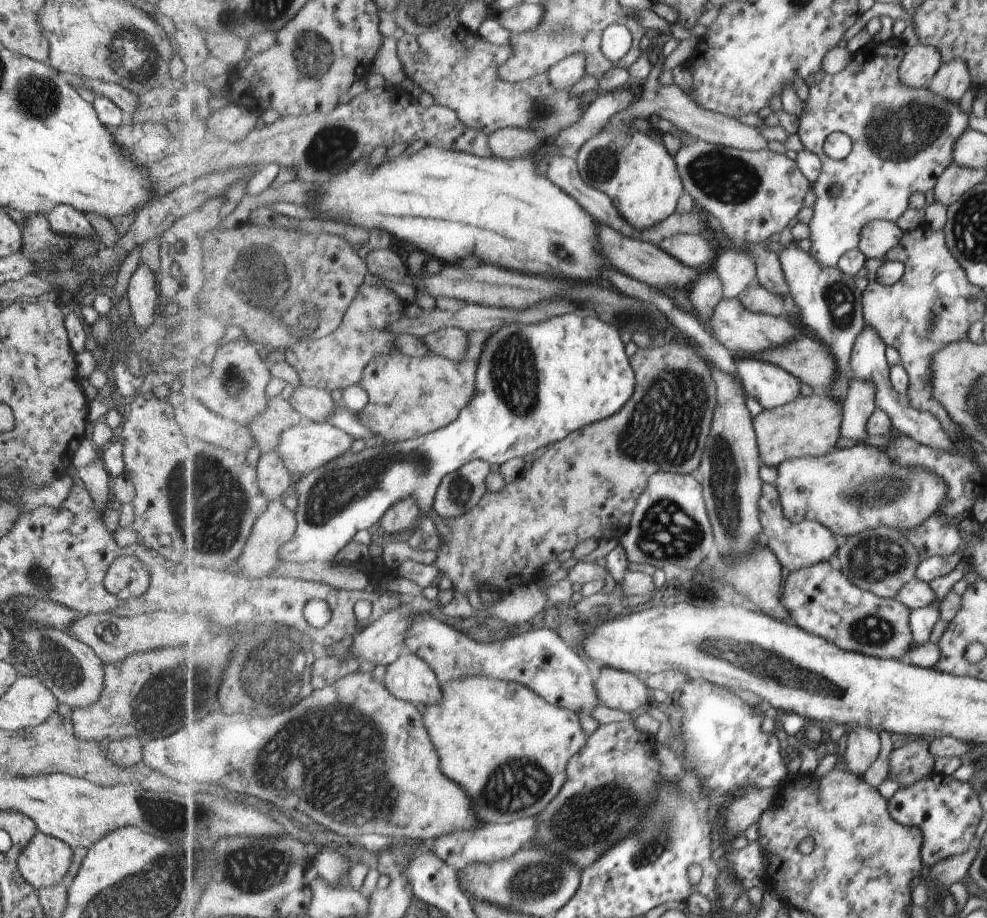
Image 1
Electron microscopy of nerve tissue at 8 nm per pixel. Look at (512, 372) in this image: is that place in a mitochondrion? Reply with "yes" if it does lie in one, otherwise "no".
yes

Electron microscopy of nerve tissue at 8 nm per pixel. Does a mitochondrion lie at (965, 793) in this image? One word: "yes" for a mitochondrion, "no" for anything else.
no

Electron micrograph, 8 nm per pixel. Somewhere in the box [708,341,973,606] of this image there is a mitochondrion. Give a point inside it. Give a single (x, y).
(878, 491)

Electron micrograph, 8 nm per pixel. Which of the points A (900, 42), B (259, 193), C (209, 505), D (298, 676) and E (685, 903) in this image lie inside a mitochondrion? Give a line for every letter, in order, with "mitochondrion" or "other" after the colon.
A: other
B: other
C: mitochondrion
D: mitochondrion
E: other

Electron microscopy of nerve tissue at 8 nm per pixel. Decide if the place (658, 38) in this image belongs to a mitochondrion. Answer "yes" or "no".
no

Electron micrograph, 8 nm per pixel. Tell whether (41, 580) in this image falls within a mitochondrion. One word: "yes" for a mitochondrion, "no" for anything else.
yes

